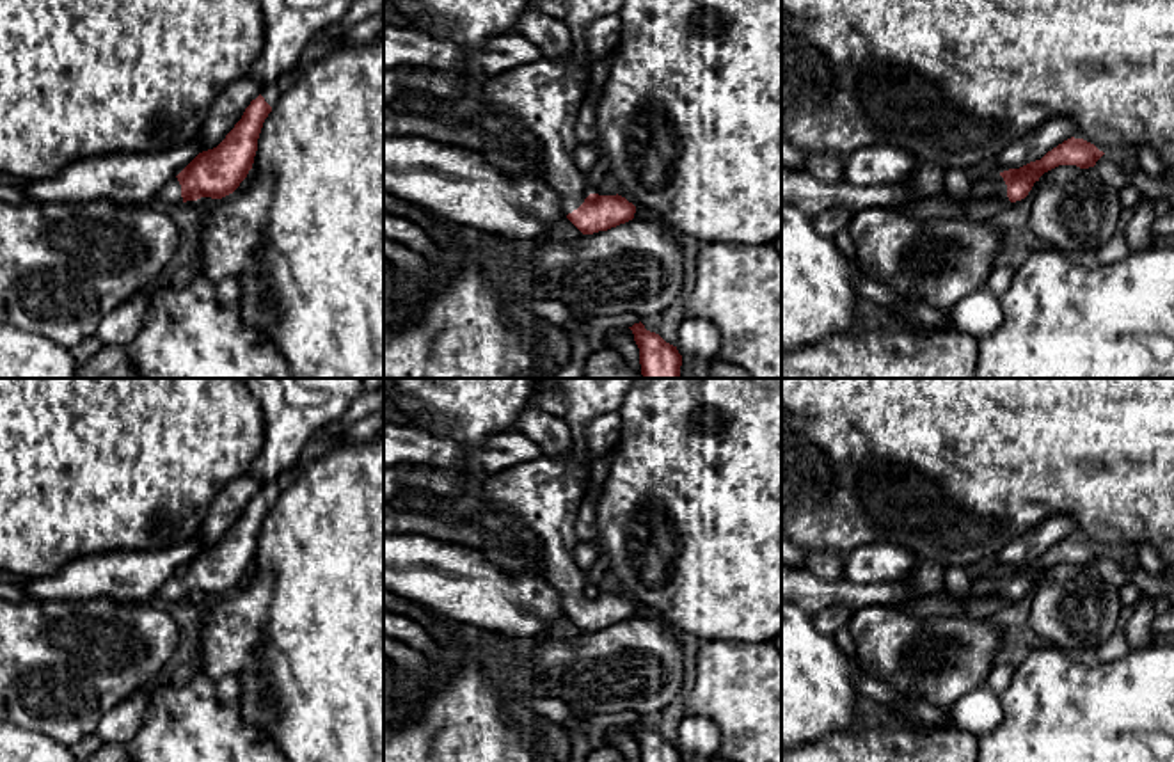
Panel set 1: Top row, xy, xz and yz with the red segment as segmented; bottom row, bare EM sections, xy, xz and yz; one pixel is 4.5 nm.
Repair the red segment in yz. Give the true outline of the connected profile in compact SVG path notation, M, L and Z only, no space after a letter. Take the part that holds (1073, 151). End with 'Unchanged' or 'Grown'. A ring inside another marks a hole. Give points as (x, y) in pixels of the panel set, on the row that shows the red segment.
M1071 137L1048 151L1041 160L975 181L972 194L957 202L975 202L1000 197L1011 204L1025 199L1034 183L1039 181L1044 172L1059 165L1076 165L1080 169L1089 169L1094 167L1103 155L1105 153L1094 144Z. Grown

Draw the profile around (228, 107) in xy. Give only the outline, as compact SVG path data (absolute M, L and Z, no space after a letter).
M250 76L238 78L213 99L210 117L201 131L201 151L217 147L242 119L245 108L263 91L263 85Z

